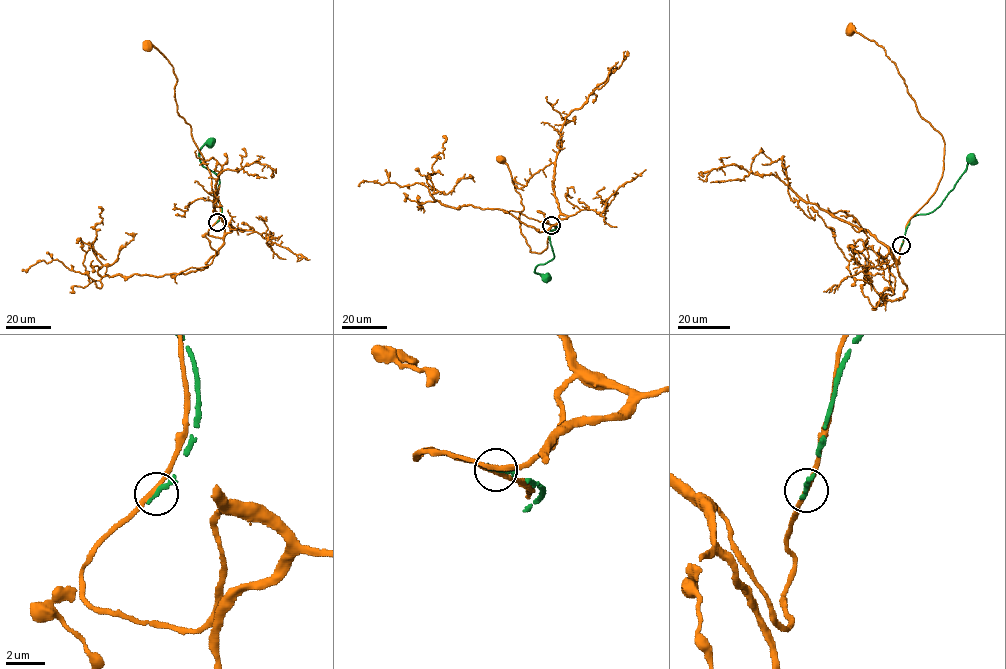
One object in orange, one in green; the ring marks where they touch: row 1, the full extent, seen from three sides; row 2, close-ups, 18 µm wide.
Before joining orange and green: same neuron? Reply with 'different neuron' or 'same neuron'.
different neuron

